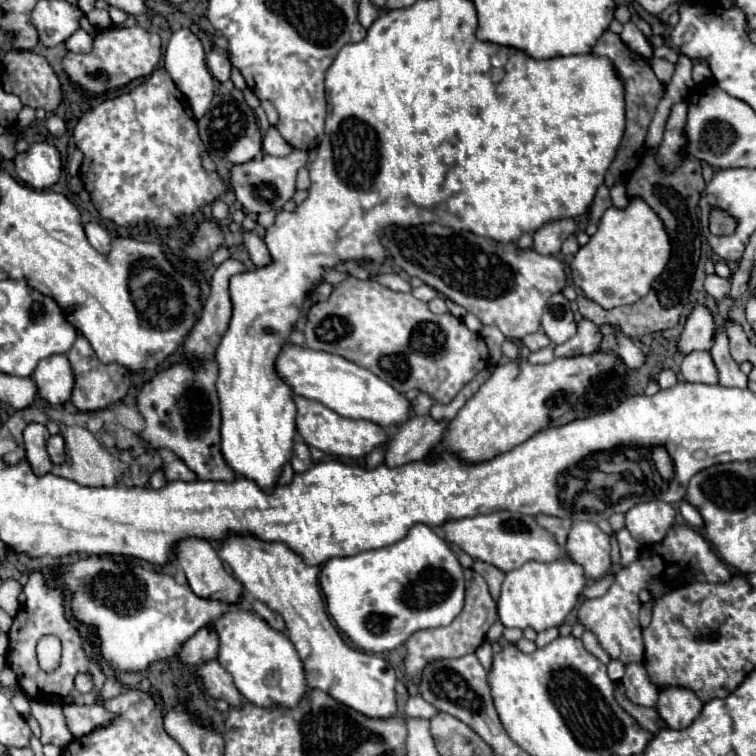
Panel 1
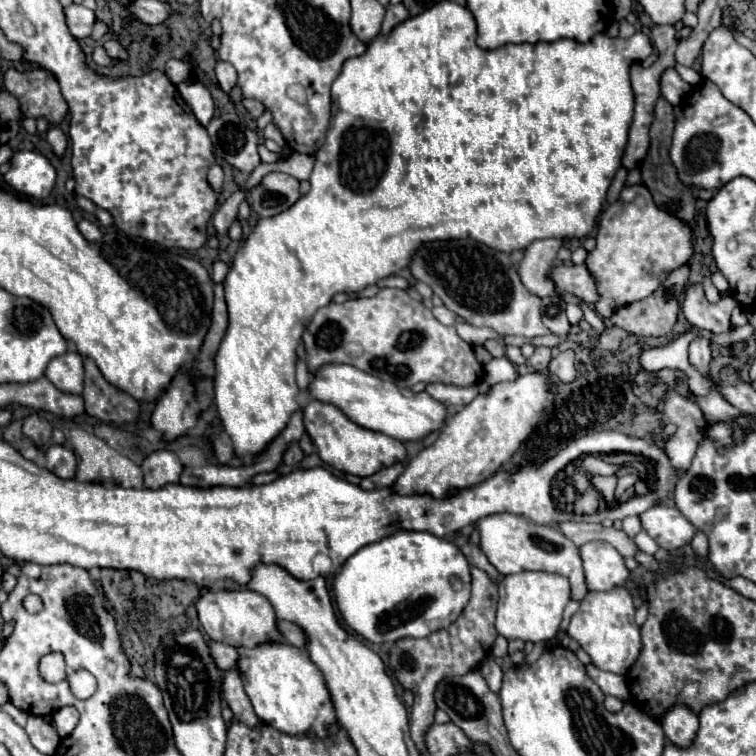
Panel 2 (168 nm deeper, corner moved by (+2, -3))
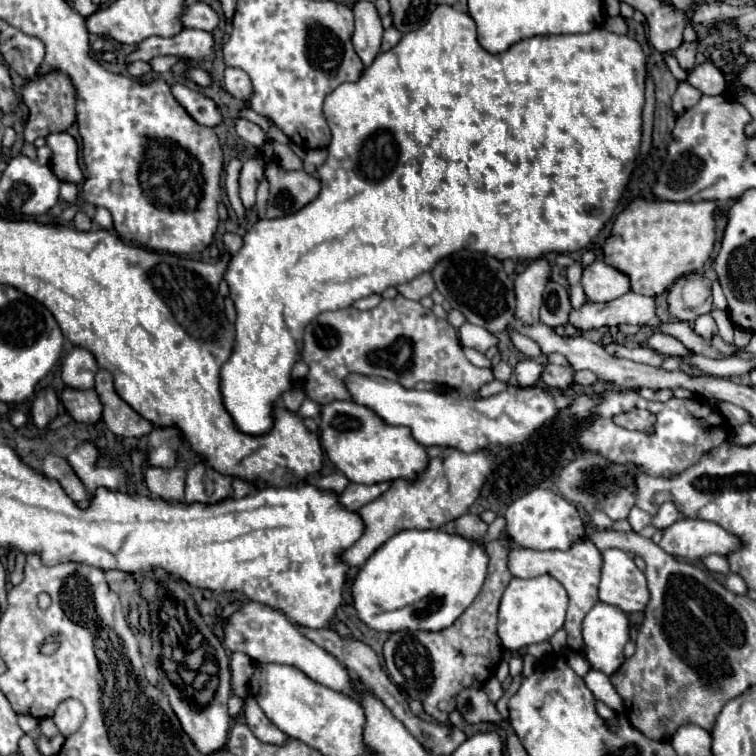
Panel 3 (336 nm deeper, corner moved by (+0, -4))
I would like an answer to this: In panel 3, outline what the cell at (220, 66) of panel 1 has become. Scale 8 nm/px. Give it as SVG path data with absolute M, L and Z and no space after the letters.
M226 67L224 89L232 97L236 97L240 101L248 101L252 97L252 81L250 81L250 77L242 69L236 69L236 67Z

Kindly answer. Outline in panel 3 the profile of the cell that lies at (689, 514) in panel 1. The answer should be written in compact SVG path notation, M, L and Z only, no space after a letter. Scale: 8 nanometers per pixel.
M708 555L708 559L704 559L704 565L712 573L720 573L720 575L728 575L730 573L728 559L722 557L722 555Z

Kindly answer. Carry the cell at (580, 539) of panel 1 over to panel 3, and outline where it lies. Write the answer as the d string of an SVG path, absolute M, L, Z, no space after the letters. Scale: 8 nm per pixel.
M606 549L602 555L604 555L604 567L602 567L602 581L600 581L600 601L618 607L628 615L642 613L650 599L644 573L634 565L634 559L620 549Z

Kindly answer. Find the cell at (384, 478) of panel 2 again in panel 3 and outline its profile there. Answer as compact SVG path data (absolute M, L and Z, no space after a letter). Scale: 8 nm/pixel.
M348 483L348 487L338 495L338 503L348 511L358 511L362 505L380 497L388 487L390 483L376 483L376 485Z

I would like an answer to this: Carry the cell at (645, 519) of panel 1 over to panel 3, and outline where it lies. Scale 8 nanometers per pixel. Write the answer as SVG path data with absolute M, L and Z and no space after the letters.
M684 517L664 529L660 547L674 557L678 555L688 561L702 561L712 553L730 555L742 547L742 541L716 523Z

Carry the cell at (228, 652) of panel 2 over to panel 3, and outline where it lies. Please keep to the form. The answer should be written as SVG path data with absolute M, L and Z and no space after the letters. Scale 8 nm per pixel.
M234 653L230 659L230 669L232 669L232 691L240 699L244 699L248 695L248 683L254 673L254 663L248 655Z

